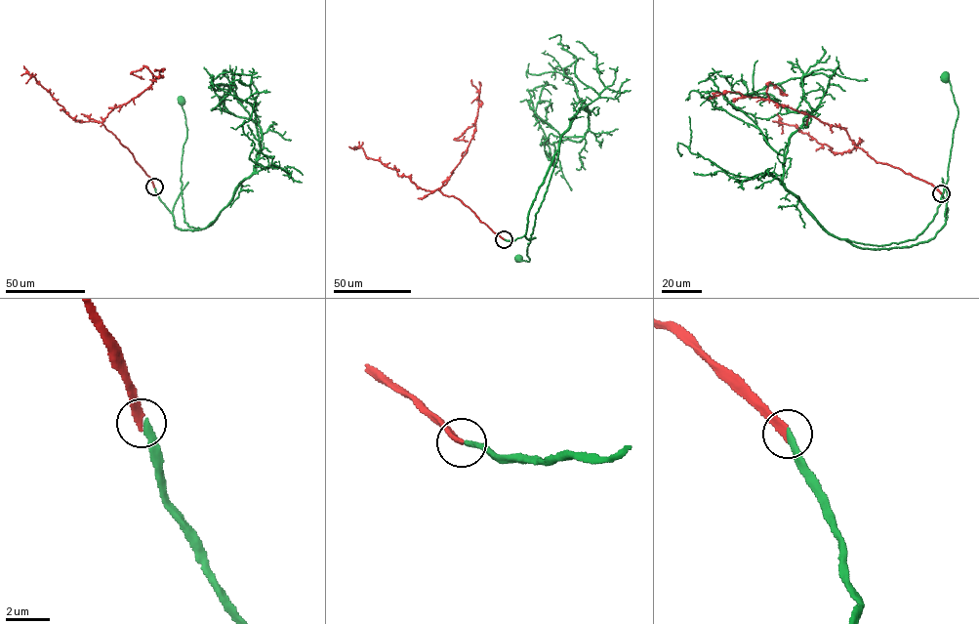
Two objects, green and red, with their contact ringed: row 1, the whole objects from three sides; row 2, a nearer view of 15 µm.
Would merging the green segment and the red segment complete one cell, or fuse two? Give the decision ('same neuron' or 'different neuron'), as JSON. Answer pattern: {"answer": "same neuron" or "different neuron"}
{"answer": "same neuron"}

